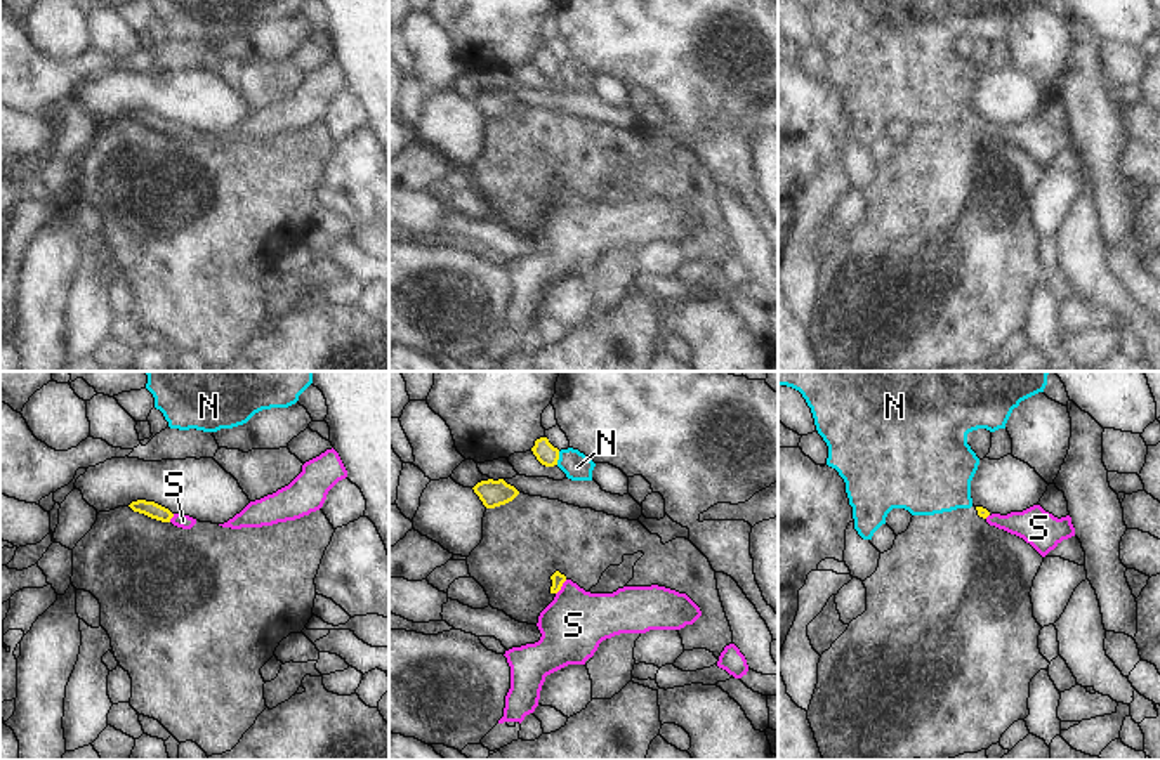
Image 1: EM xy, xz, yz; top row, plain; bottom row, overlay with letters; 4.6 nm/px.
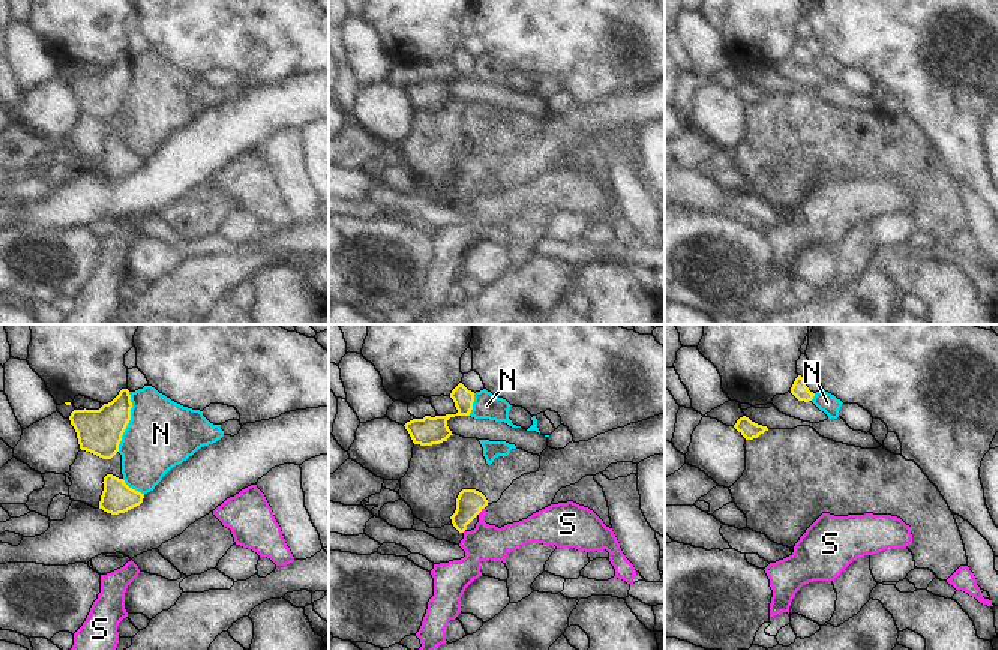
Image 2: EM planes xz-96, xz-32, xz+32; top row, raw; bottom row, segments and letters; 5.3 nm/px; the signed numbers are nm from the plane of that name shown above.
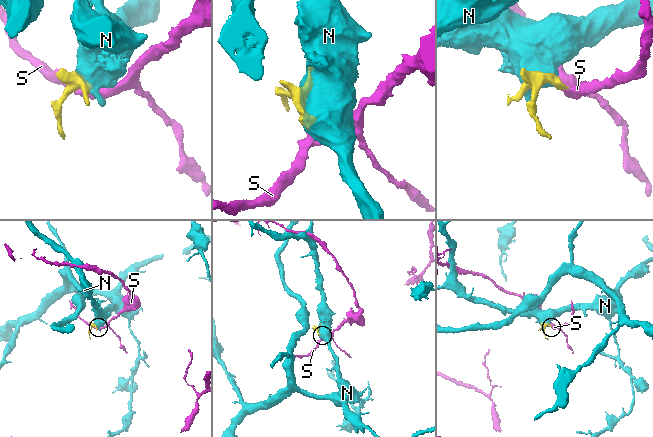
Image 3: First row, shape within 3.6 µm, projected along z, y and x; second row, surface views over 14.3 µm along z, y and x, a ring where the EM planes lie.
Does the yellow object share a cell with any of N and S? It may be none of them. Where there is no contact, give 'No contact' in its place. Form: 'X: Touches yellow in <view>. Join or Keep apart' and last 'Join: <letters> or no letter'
N: Touches yellow in xz. Keep apart
S: Touches yellow in xz. Join
Join: S.

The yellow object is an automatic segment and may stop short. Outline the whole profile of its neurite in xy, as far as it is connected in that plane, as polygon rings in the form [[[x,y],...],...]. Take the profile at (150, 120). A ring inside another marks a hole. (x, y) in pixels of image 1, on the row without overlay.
[[[137,111],[129,116],[134,123],[144,125],[151,130],[161,134],[172,134],[177,139],[191,141],[196,135],[196,130],[184,127],[184,125],[172,125],[168,120],[146,111]]]

